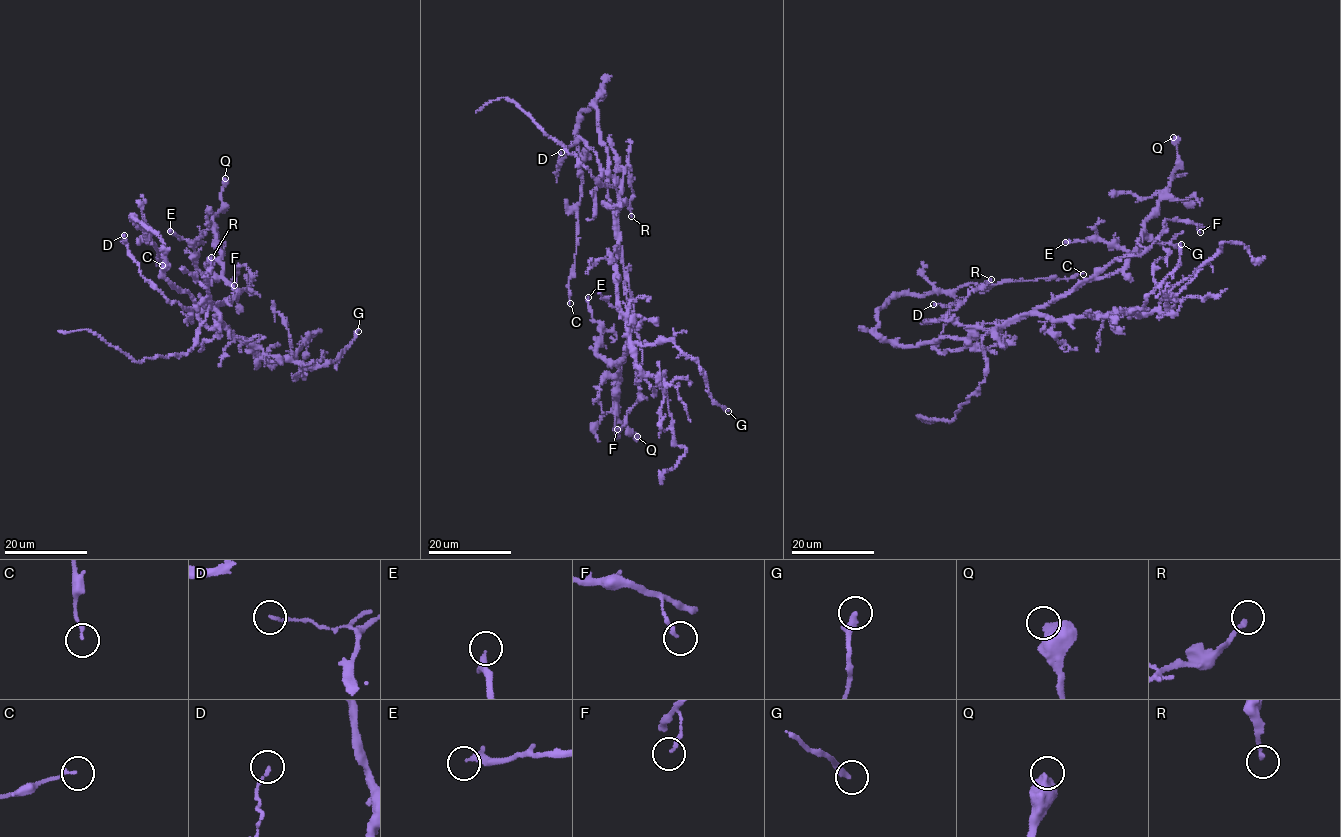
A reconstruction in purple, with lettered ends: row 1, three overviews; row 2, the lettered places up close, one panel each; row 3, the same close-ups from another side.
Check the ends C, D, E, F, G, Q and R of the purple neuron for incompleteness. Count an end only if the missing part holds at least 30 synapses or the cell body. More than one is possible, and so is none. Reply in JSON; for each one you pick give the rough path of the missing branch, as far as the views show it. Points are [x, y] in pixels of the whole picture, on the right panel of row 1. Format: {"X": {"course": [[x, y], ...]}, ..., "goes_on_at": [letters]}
{"goes_on_at": []}

